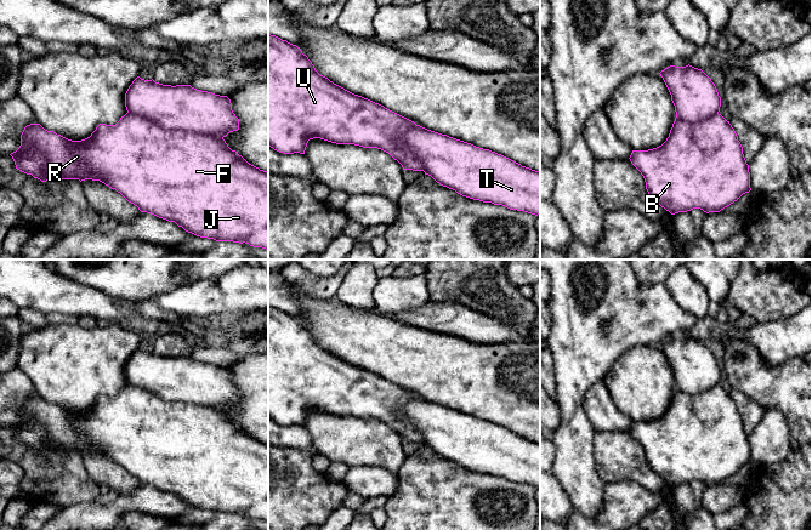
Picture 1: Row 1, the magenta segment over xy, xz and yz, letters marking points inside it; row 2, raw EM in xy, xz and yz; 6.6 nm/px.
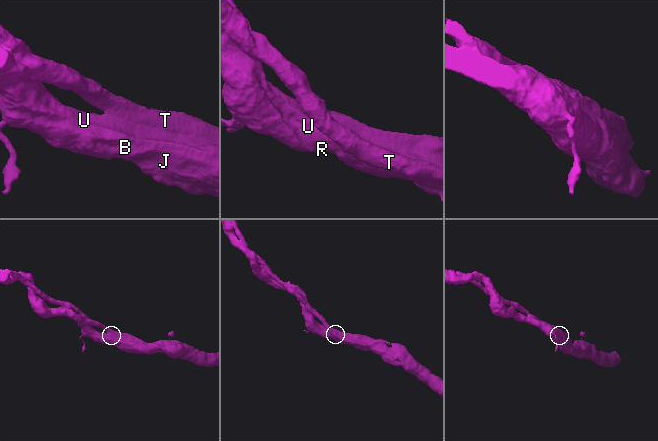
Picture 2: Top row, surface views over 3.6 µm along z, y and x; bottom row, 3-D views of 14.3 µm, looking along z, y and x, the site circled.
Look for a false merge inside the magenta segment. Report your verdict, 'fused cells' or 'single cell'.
single cell

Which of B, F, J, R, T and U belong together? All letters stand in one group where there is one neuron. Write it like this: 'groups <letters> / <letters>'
groups B F J R T U

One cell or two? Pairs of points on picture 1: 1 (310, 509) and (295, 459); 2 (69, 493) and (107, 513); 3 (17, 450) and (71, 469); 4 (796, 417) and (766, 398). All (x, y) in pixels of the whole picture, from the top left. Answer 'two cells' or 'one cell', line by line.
1: one cell
2: two cells
3: one cell
4: one cell

